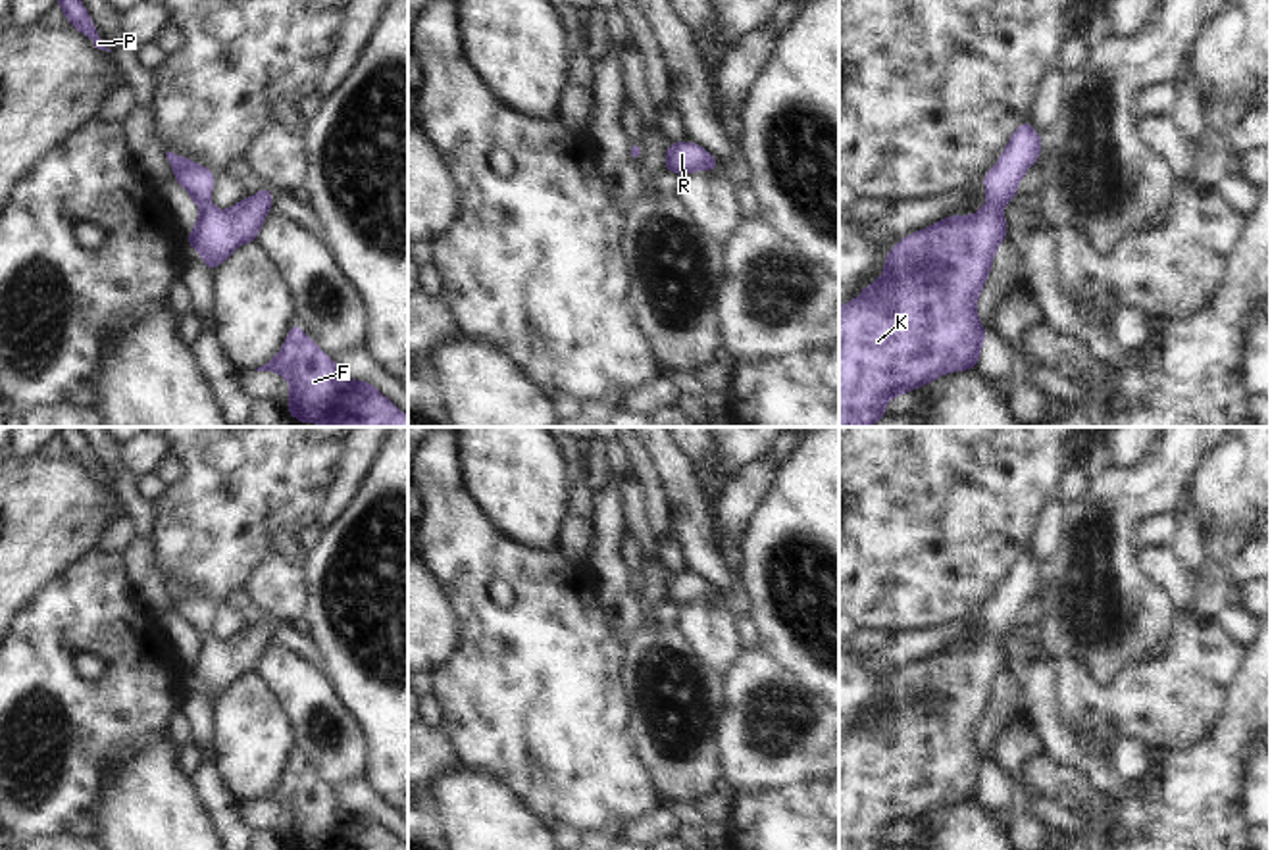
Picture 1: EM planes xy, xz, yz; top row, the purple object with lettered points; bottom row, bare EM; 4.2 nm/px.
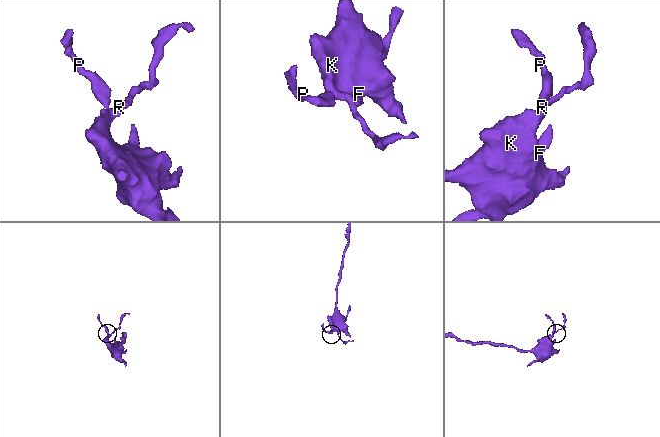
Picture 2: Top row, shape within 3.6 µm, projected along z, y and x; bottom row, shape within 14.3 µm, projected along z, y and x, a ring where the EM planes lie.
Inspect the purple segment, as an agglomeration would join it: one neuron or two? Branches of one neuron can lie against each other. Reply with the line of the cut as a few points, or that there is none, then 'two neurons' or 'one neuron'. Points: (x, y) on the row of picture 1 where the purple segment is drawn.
cut none; one neuron

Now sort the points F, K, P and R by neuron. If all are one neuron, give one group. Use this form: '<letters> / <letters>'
F K P R

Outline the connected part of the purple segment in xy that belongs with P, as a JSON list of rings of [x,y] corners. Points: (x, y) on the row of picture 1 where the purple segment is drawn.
[[[58,0],[58,6],[64,10],[67,21],[75,29],[79,29],[85,37],[89,37],[98,50],[112,52],[106,48],[104,40],[100,38],[81,0]]]

